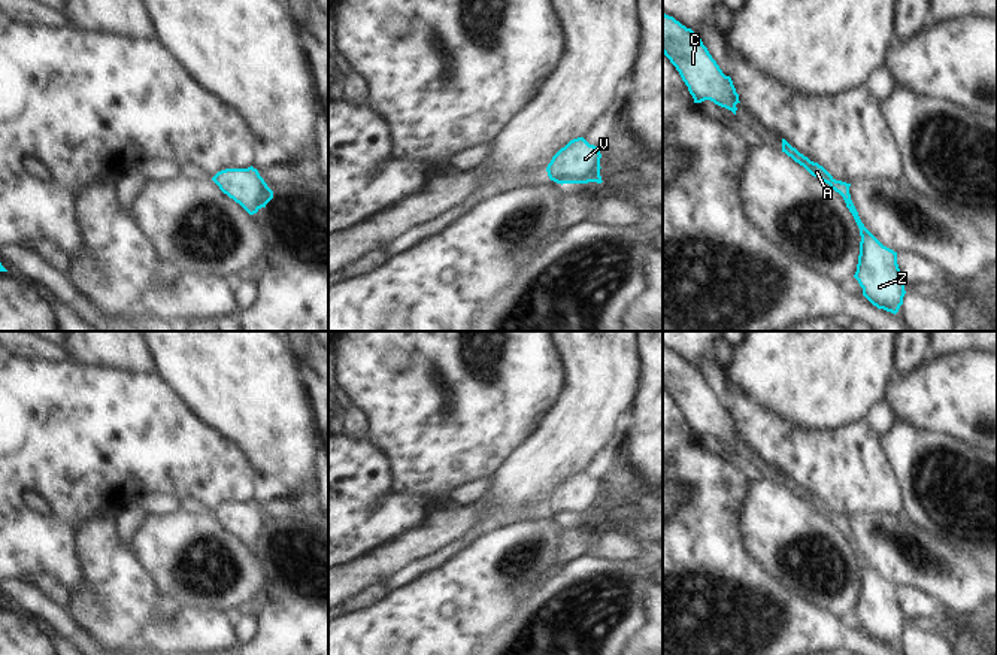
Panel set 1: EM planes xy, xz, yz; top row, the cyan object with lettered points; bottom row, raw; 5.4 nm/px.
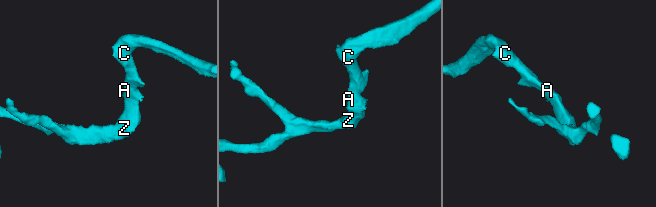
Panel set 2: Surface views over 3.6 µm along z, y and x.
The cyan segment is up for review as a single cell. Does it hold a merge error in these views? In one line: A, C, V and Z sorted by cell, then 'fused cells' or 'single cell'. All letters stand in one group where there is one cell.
groups A C V Z; single cell

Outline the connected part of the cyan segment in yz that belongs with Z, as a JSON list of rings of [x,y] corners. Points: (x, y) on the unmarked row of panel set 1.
[[[782,473],[782,486],[791,491],[796,497],[803,500],[812,510],[830,519],[831,524],[839,527],[849,546],[852,548],[860,562],[860,589],[857,606],[854,612],[863,622],[863,630],[878,643],[897,648],[903,639],[904,615],[901,612],[897,586],[884,580],[861,557],[858,546],[851,534],[851,518],[836,515],[822,500],[810,495],[807,491],[793,482]]]

